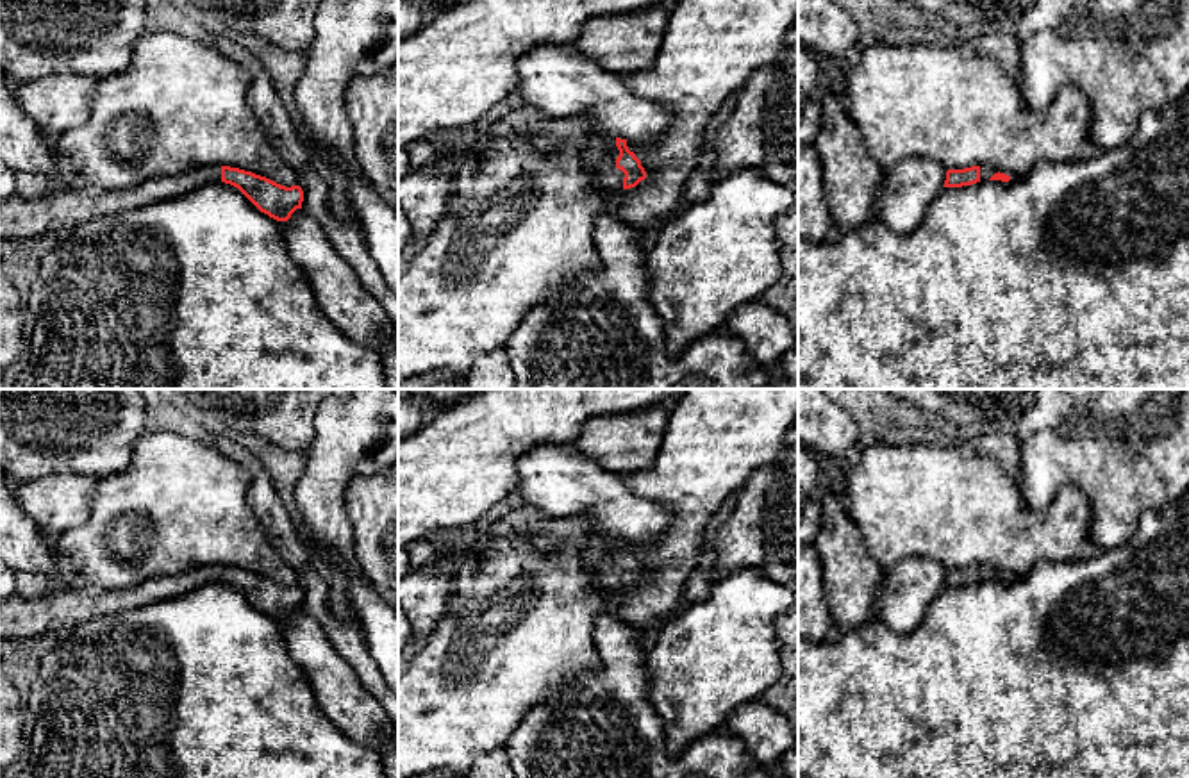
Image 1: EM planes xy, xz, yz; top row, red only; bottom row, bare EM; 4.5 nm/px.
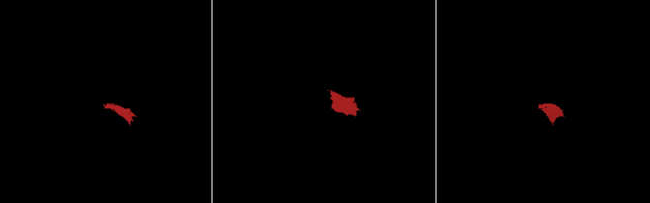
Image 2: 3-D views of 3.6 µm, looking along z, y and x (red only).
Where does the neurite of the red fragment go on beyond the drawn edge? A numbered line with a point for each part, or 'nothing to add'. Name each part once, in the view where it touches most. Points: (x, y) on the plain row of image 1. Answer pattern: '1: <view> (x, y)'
1: xz (600, 555)

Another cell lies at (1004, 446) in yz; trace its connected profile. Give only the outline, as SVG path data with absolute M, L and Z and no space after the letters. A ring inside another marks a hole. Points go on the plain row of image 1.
M982 428L971 434L971 448L996 459L1009 475L1018 475L1019 444L1016 432Z

